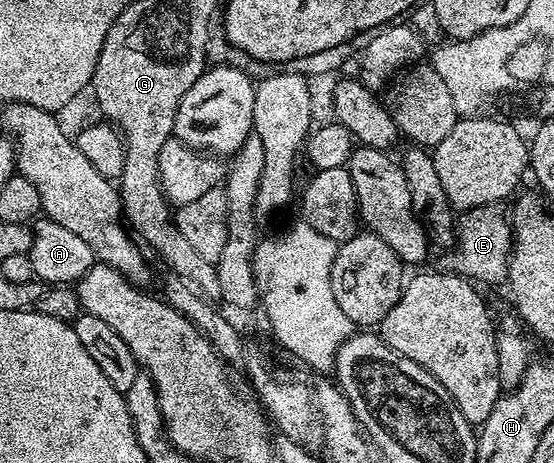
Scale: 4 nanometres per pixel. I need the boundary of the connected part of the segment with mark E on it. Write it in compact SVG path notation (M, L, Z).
M498 205L477 207L461 212L456 223L456 246L449 252L445 266L453 274L463 276L475 284L507 282L512 250L512 223Z

